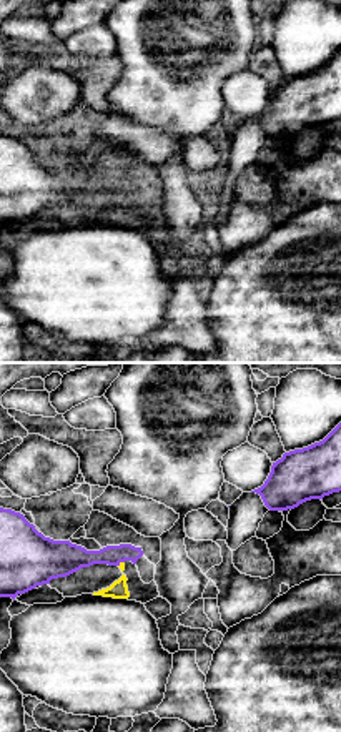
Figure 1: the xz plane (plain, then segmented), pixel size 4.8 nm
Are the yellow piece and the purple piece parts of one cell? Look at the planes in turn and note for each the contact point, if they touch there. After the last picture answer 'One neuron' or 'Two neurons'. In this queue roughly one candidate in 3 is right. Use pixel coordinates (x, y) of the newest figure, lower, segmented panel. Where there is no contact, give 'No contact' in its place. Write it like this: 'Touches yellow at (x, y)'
Touches yellow at (120, 564)

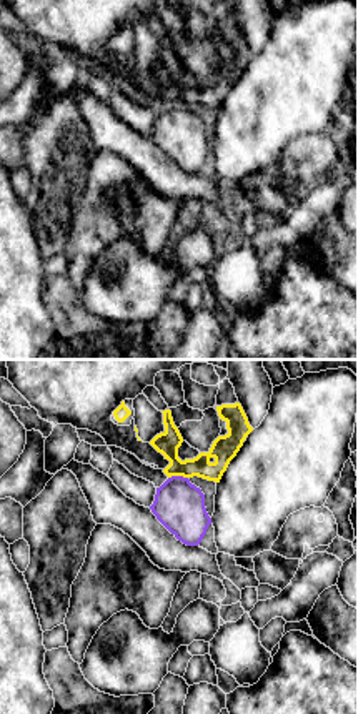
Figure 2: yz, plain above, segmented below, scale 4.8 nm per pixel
Touches yellow at (177, 475)

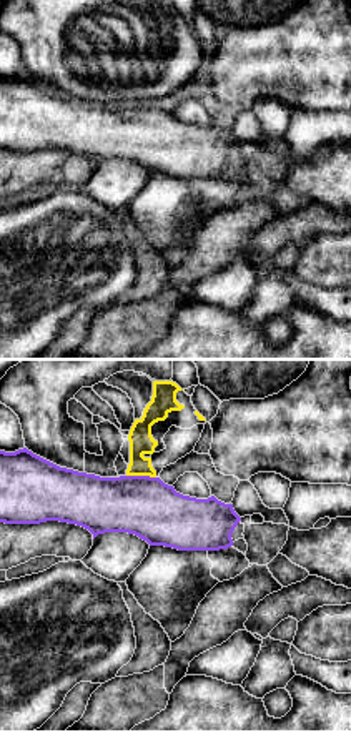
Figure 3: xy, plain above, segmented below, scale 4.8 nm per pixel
Touches yellow at (142, 474)

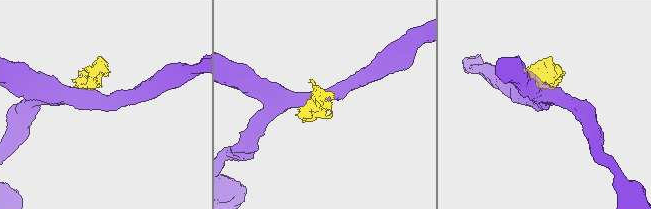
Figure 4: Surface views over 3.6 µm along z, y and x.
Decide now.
Two neurons

